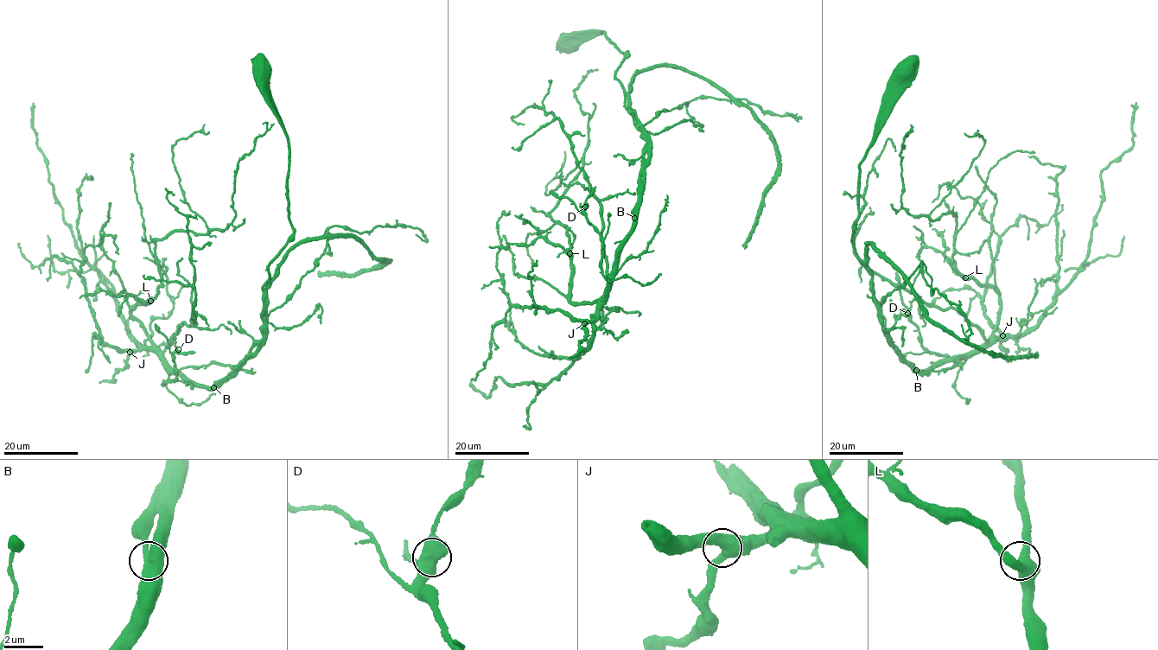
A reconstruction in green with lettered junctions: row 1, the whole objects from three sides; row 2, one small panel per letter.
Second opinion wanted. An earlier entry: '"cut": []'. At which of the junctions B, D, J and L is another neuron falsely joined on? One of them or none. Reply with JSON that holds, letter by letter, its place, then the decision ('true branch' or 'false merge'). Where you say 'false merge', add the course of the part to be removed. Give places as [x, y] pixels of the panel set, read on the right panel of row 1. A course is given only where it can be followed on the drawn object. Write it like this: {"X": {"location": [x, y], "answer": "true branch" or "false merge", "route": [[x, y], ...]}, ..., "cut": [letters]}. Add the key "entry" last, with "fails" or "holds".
{"B": {"location": [916, 370], "answer": "true branch"}, "D": {"location": [907, 313], "answer": "true branch"}, "J": {"location": [1002, 335], "answer": "true branch"}, "L": {"location": [965, 277], "answer": "true branch"}, "cut": [], "entry": "holds"}

